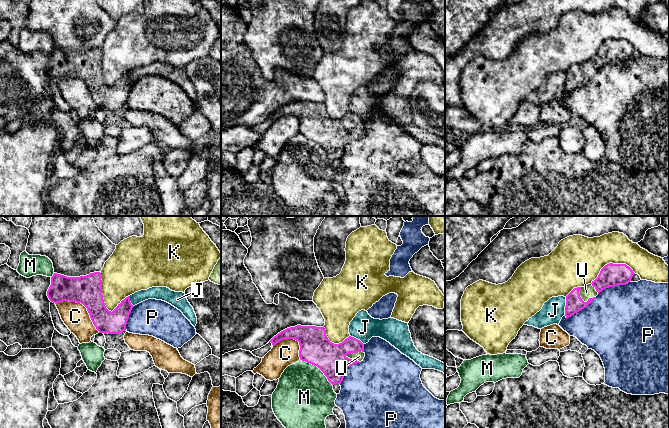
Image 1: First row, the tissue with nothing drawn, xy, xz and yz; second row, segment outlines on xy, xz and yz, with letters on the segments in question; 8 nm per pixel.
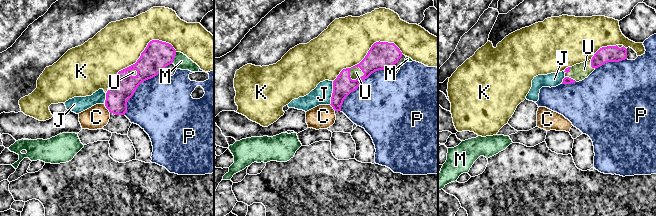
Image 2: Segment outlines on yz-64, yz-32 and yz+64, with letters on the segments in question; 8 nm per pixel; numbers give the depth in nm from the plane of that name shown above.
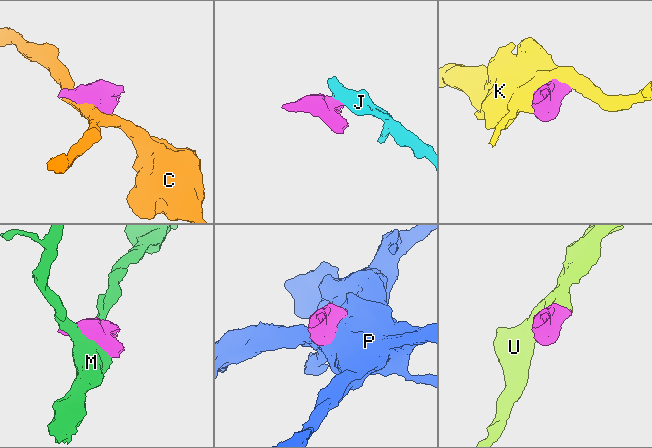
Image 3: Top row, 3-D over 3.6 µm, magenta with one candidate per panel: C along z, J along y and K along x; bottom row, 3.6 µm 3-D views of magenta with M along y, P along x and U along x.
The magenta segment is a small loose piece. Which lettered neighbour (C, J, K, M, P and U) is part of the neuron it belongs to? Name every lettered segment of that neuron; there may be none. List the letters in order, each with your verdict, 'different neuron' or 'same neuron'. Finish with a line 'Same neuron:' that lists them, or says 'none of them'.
C: different neuron
J: different neuron
K: different neuron
M: different neuron
P: different neuron
U: same neuron
Same neuron: U

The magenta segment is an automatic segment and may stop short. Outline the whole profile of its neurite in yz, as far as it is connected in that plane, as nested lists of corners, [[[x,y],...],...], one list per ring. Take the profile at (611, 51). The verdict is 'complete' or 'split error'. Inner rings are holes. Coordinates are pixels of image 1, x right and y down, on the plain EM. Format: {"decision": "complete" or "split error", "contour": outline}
{"decision": "split error", "contour": [[[609,39],[605,41],[591,60],[574,64],[566,72],[566,94],[586,84],[604,65],[628,60],[634,50],[626,40]]]}

